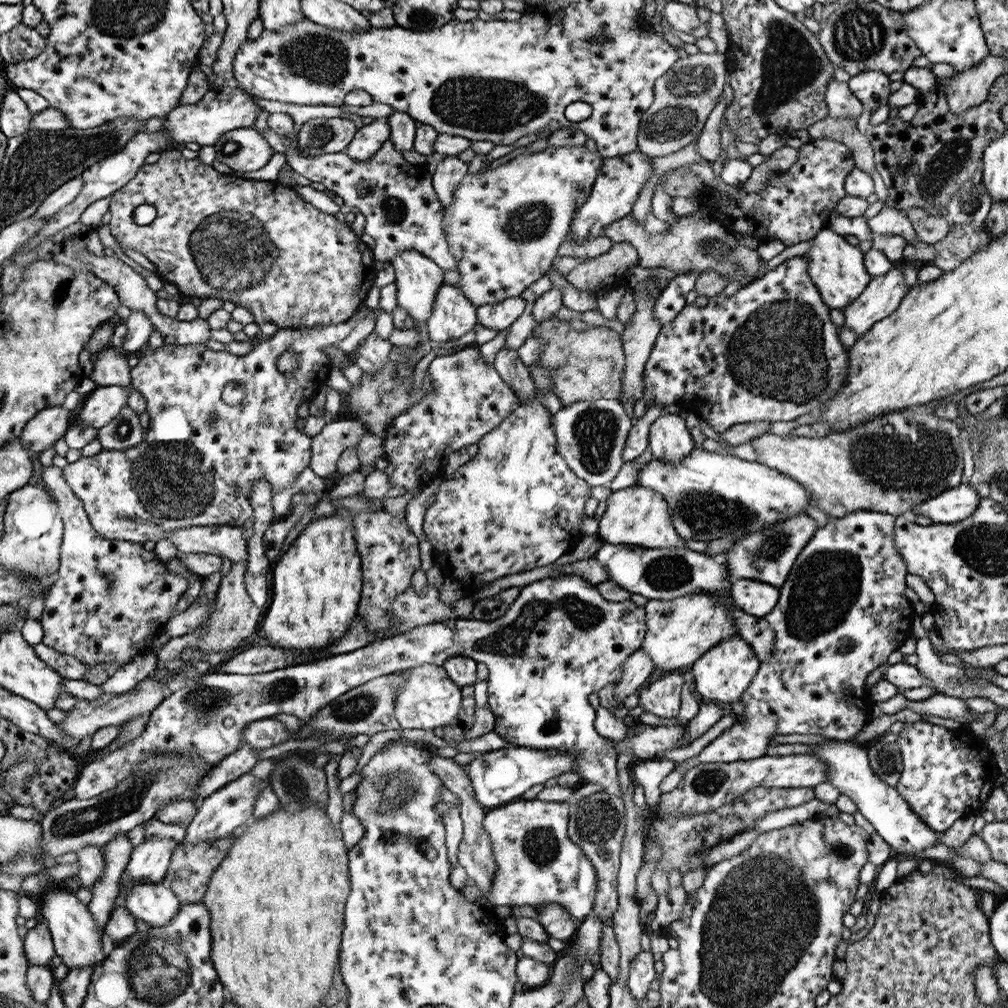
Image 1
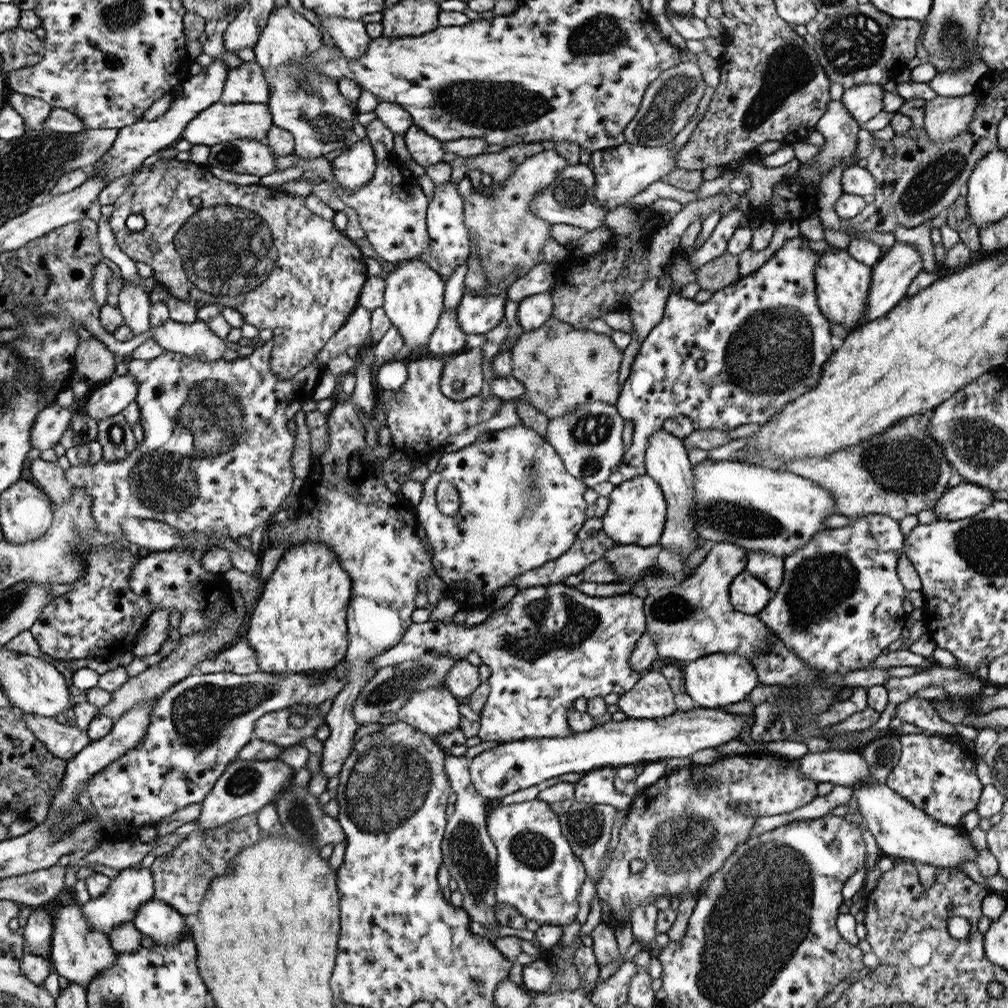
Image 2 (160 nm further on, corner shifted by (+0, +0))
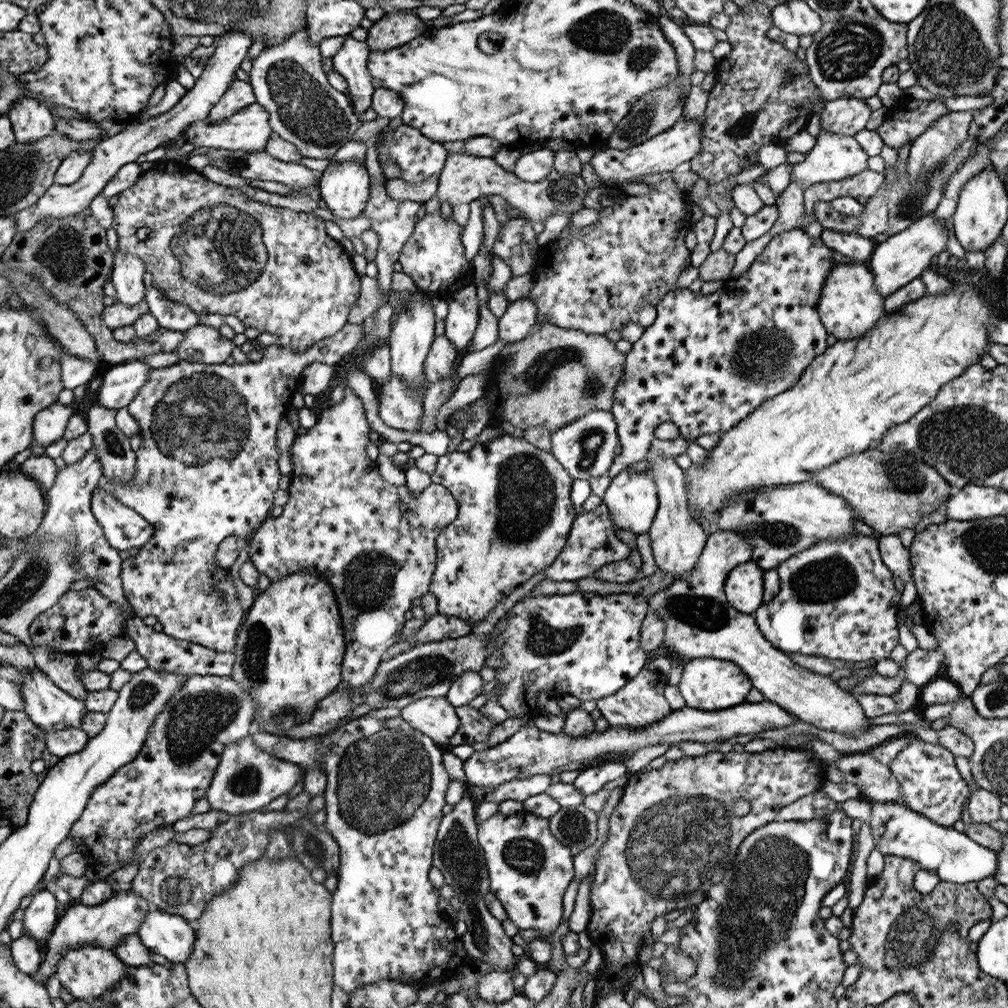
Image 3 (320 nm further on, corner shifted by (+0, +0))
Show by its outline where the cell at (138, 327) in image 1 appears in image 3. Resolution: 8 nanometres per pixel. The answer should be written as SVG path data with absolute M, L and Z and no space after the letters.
M116 244L113 250L115 251L115 270L112 271L112 284L116 289L116 300L125 305L144 305L146 289L142 275L146 268L142 259L135 254L123 251Z

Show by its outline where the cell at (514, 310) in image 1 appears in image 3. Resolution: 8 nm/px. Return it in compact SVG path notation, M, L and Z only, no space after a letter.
M468 285L452 294L449 311L445 318L445 335L456 347L465 352L471 344L479 321L477 286Z

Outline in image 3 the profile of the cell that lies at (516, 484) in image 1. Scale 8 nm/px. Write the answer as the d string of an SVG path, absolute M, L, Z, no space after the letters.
M503 433L503 435L492 439L486 443L475 443L474 446L466 451L453 451L451 453L444 453L438 457L436 469L430 475L433 484L440 484L448 488L450 493L455 494L456 501L460 501L460 520L456 520L456 524L452 524L452 528L448 528L448 532L440 532L440 536L436 539L436 549L440 548L438 552L438 559L436 560L437 567L432 575L432 582L430 588L430 594L436 596L438 603L438 614L445 616L454 616L462 621L469 622L470 627L478 626L477 622L483 621L490 610L502 602L506 596L513 590L516 590L518 586L522 586L525 582L528 582L534 574L539 573L550 567L555 560L559 558L562 548L566 546L568 536L570 536L570 530L572 530L572 524L577 518L576 508L572 503L572 484L574 480L565 471L565 468L559 463L558 458L551 452L542 451L536 446L532 446L523 437L518 438L510 434Z

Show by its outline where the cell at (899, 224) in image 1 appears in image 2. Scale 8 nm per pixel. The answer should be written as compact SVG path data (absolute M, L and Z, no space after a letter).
M942 212L942 214L922 224L910 228L899 226L893 229L896 241L907 245L914 245L919 250L921 259L923 260L923 270L927 270L928 272L942 271L941 264L935 258L930 231L933 228L940 228L945 218L947 218L946 212Z

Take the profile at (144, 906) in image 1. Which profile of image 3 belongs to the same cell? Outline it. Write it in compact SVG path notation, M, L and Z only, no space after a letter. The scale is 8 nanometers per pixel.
M150 904L147 918L137 932L142 944L165 956L170 963L186 963L195 946L196 932L182 916L168 914Z

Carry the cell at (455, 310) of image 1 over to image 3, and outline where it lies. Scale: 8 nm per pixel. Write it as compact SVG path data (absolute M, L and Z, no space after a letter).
M445 334L436 337L424 361L427 382L438 382L443 378L453 376L462 354L463 352L456 350L456 347L446 338Z

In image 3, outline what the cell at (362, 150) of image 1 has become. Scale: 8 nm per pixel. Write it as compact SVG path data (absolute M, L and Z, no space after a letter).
M334 162L322 173L318 183L321 199L340 220L356 218L368 200L370 176L362 163Z

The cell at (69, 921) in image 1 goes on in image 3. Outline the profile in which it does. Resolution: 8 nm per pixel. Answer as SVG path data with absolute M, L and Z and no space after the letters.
M79 946L75 950L67 950L60 954L58 965L54 967L54 975L62 987L70 993L75 1000L92 1003L108 991L114 991L127 972L127 965L119 960L114 950L100 948L99 946Z

